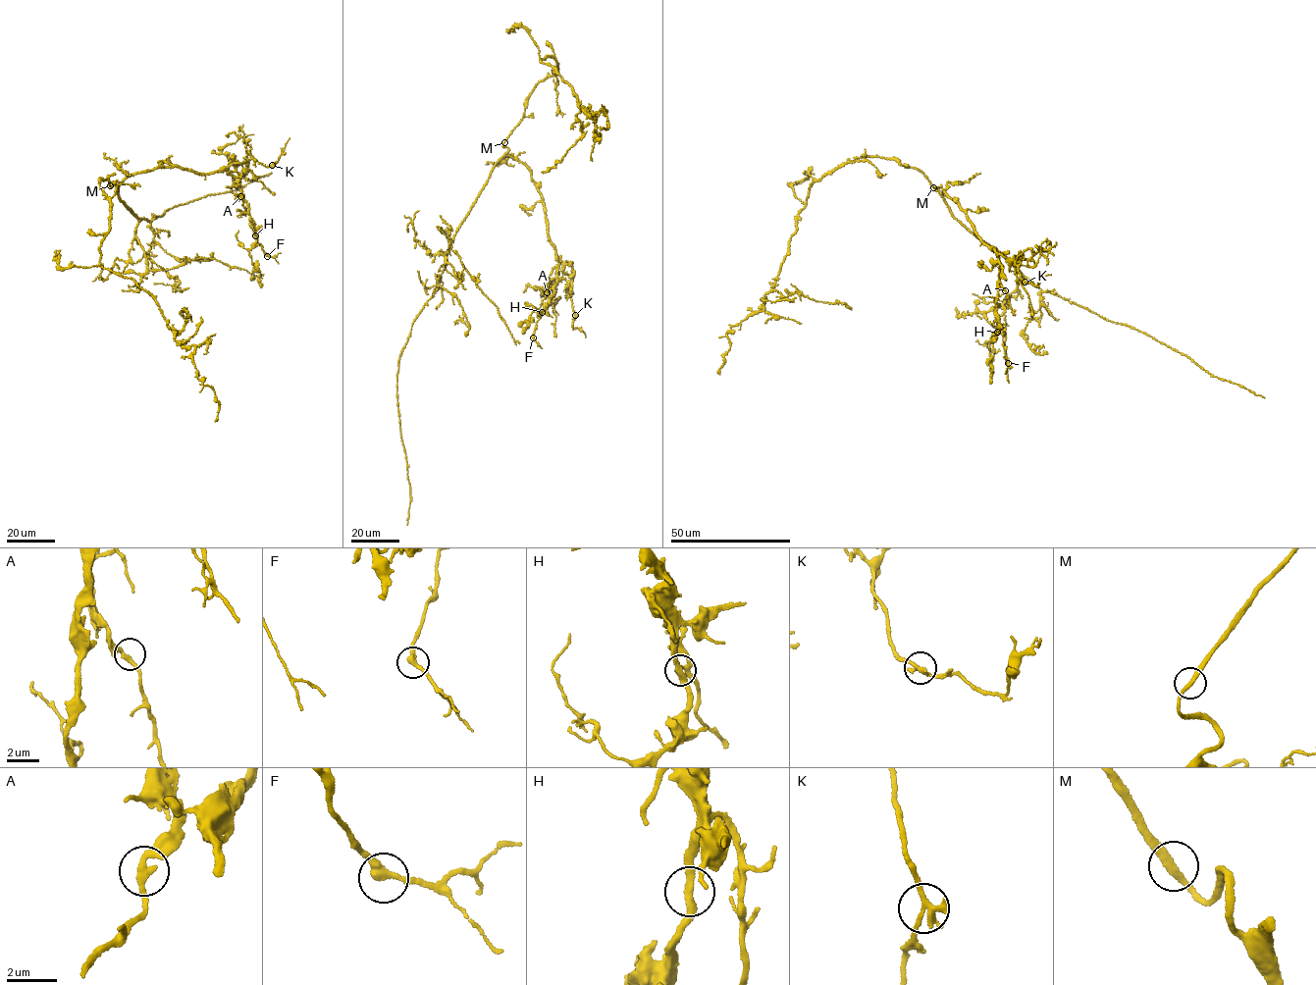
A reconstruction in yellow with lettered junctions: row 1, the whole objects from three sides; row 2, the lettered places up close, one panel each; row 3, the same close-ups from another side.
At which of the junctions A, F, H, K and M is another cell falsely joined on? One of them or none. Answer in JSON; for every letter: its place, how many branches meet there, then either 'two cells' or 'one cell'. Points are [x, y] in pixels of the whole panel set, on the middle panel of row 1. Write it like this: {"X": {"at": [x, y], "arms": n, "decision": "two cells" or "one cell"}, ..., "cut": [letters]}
{"A": {"at": [547, 292], "arms": 2, "decision": "one cell"}, "F": {"at": [533, 337], "arms": 2, "decision": "one cell"}, "H": {"at": [542, 312], "arms": 2, "decision": "one cell"}, "K": {"at": [575, 315], "arms": 2, "decision": "one cell"}, "M": {"at": [504, 142], "arms": 2, "decision": "one cell"}, "cut": []}

